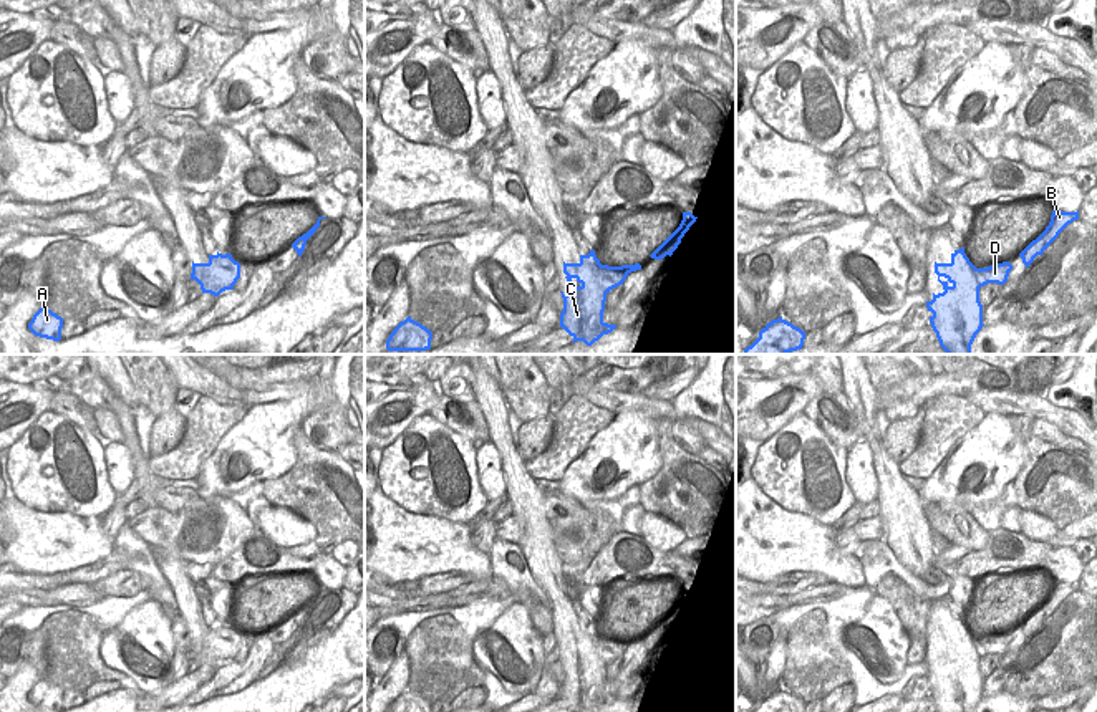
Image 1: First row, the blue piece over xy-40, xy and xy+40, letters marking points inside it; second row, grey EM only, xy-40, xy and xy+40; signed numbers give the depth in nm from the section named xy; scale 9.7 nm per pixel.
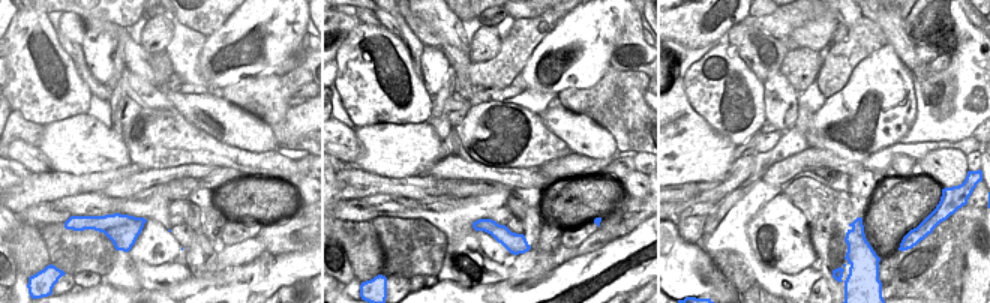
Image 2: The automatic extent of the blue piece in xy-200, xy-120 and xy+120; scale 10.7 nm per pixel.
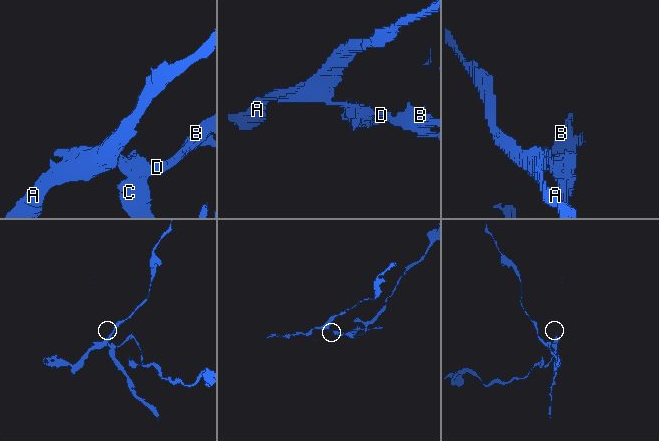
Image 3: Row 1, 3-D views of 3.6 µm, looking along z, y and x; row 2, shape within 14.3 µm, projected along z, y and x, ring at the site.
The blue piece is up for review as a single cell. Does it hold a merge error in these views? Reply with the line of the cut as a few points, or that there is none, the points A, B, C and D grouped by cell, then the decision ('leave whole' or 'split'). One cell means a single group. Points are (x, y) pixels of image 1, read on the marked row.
cut xy (592, 257), (594, 280), (607, 292); groups A B D / C; split

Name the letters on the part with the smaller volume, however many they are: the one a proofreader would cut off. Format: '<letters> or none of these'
C

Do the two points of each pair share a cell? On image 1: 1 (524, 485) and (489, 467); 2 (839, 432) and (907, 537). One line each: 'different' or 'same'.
1: different
2: different

